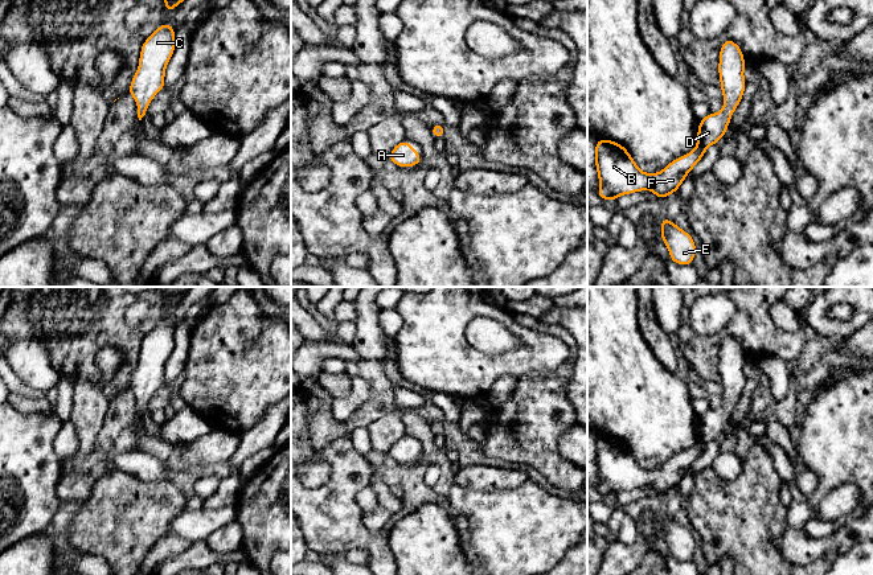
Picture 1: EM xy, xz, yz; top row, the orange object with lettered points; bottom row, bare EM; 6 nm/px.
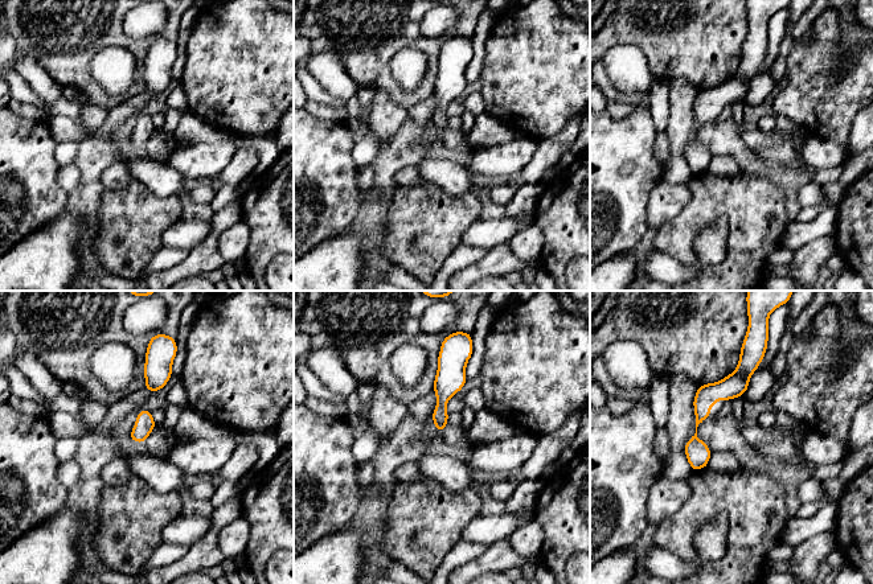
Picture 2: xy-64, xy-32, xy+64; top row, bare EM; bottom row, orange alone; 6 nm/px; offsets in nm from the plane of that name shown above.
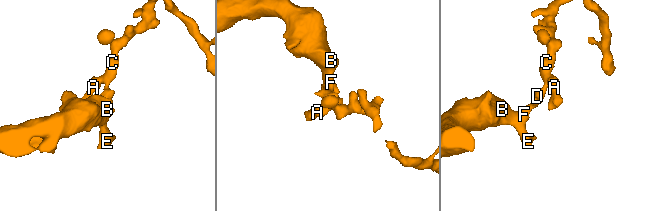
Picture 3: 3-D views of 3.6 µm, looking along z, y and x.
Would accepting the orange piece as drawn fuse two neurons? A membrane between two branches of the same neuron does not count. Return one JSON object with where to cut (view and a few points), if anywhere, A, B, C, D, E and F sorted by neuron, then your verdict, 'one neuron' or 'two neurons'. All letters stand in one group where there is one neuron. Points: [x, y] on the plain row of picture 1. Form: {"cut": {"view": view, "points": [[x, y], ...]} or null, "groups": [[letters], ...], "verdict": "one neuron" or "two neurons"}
{"cut": null, "groups": [["A", "B", "C", "D", "E", "F"]], "verdict": "one neuron"}

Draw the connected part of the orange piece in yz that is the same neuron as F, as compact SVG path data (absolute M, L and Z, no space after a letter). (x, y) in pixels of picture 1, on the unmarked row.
M725 336L720 346L720 383L725 403L717 410L708 410L698 419L697 441L685 452L671 457L659 469L644 469L628 447L614 436L597 435L595 463L601 479L597 486L602 496L615 497L622 490L652 486L657 496L676 489L693 463L702 455L709 441L718 439L728 427L730 414L738 403L746 378L743 374L745 354L741 344Z

